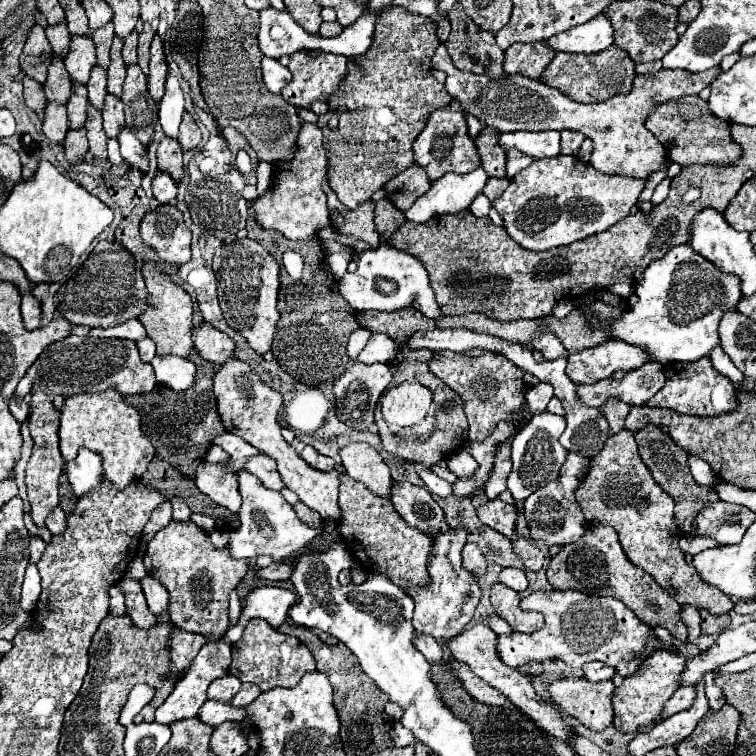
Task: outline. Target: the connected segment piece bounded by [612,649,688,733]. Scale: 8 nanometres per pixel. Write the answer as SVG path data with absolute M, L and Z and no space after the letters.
M654 651L652 657L646 659L646 663L640 667L640 671L632 677L626 677L624 683L614 691L614 727L622 733L636 733L658 723L662 717L662 707L666 705L670 695L680 687L680 675L686 669L686 661L688 657L680 651Z

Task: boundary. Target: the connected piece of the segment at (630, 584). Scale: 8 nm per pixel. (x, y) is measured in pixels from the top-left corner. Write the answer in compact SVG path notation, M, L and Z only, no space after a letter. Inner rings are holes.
M590 525L584 537L572 545L564 545L562 551L552 557L548 565L548 583L554 589L576 589L586 595L598 597L614 597L622 601L626 607L634 611L634 615L650 627L664 627L668 629L678 641L686 641L688 629L680 619L680 605L654 581L652 575L638 569L636 565L628 563L624 549L620 547L618 533L612 527L594 527ZM646 601L656 601L658 611L652 611Z

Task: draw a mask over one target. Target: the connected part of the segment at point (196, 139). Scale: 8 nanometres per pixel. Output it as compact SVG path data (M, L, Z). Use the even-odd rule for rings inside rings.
M184 113L184 119L182 119L182 125L180 125L180 139L178 141L180 141L182 149L194 149L202 141L202 133L200 133L200 129L198 129L198 125L192 119L190 113Z

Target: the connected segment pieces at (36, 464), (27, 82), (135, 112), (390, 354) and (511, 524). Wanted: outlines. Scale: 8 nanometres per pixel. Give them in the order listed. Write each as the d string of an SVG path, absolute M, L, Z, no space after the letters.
M42 391L32 395L32 407L30 407L30 435L34 439L34 451L26 467L26 487L28 487L28 501L32 505L32 519L38 527L44 527L46 517L54 511L54 507L60 505L58 497L58 477L64 467L64 459L58 449L58 425L60 425L60 411L52 405L48 395Z
M24 77L24 101L26 107L32 109L36 115L42 115L46 109L46 95L42 85L30 77Z
M138 65L126 67L126 81L124 81L124 113L126 113L126 127L134 131L138 141L148 147L154 135L154 125L158 123L158 103L150 99L146 91L146 75Z
M378 333L372 335L360 355L354 359L356 363L372 365L372 363L390 363L398 353L398 343L394 343L388 335Z
M492 499L492 501L486 501L484 505L480 505L476 509L478 513L478 519L496 529L498 533L506 535L506 537L512 537L514 531L516 531L516 517L518 517L518 509L516 505L510 505L510 503L504 503L502 499Z

